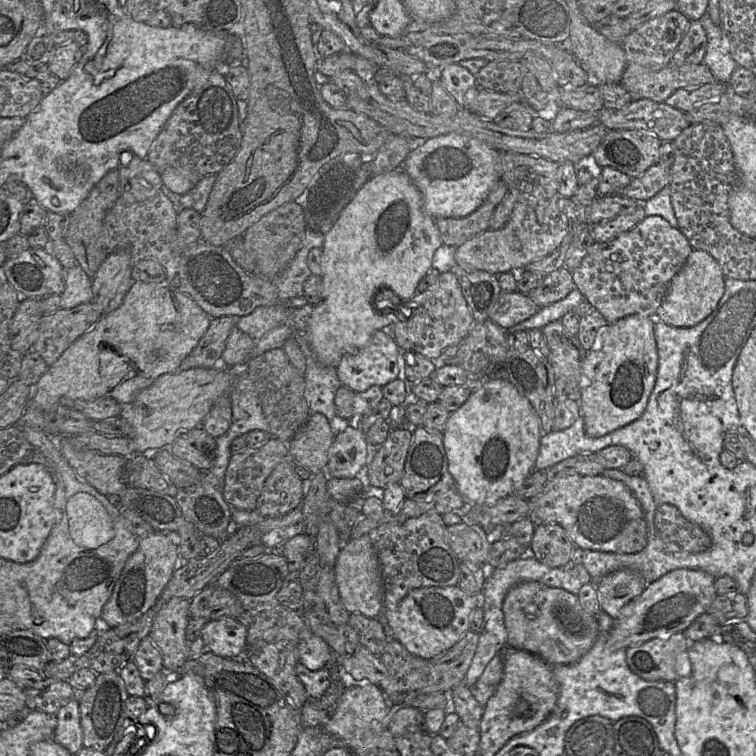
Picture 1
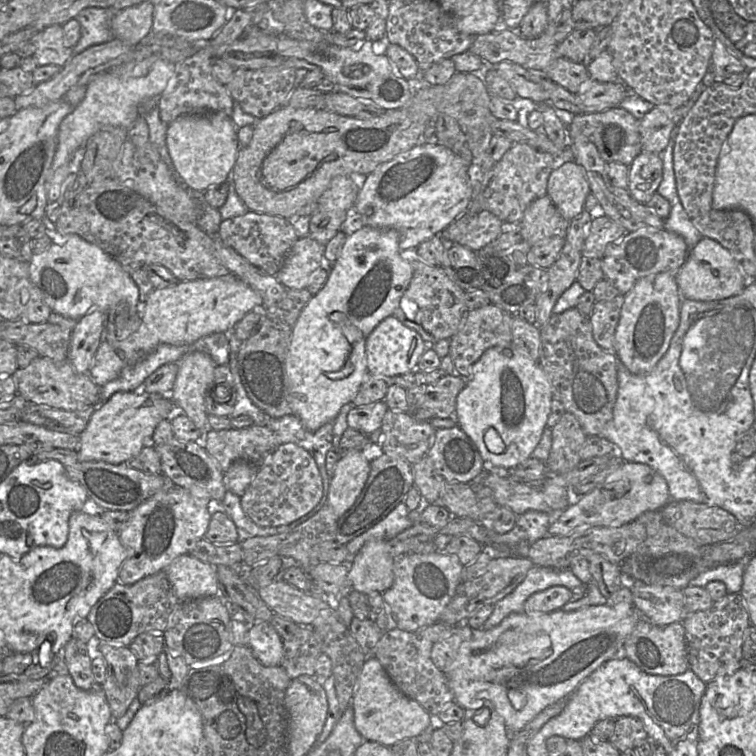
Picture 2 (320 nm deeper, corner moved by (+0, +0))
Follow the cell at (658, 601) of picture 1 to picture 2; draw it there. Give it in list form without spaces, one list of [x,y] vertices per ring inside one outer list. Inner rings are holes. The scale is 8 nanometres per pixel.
[[[619,603],[616,605],[594,605],[587,606],[575,611],[563,611],[558,609],[552,612],[521,612],[511,613],[505,617],[496,627],[484,630],[479,629],[474,631],[473,637],[461,644],[457,656],[453,663],[449,666],[449,671],[444,673],[446,675],[448,685],[454,696],[454,702],[463,709],[479,709],[487,707],[491,711],[500,715],[508,729],[510,735],[522,730],[528,722],[530,722],[536,715],[544,710],[549,705],[552,705],[560,700],[566,700],[592,672],[594,672],[604,662],[612,659],[616,652],[623,648],[627,638],[633,632],[638,620],[641,618],[640,613],[633,604]]]

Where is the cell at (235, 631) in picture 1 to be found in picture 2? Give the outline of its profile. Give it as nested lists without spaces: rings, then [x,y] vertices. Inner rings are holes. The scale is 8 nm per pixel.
[[[258,622],[249,626],[247,646],[262,665],[280,666],[283,658],[283,639],[270,622]]]

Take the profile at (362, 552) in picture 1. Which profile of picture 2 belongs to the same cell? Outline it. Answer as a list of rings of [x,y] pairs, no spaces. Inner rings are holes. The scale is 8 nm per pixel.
[[[387,540],[367,541],[353,556],[351,563],[342,563],[348,567],[349,590],[363,594],[388,590],[394,582],[394,559]]]

